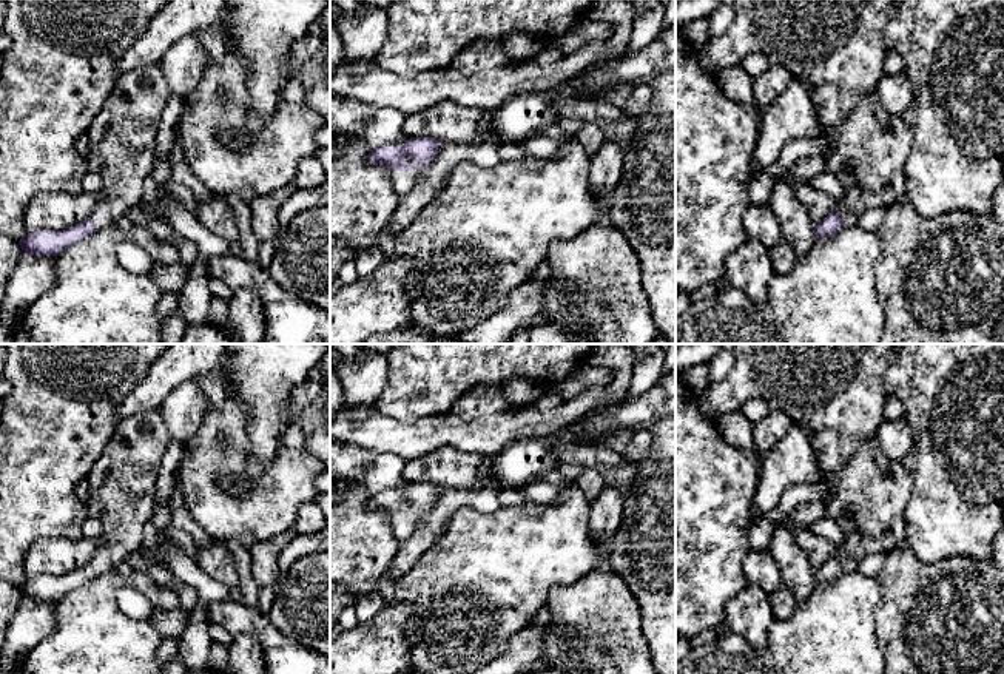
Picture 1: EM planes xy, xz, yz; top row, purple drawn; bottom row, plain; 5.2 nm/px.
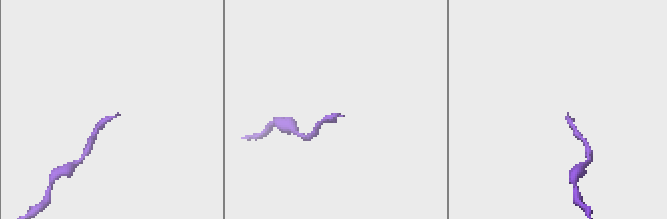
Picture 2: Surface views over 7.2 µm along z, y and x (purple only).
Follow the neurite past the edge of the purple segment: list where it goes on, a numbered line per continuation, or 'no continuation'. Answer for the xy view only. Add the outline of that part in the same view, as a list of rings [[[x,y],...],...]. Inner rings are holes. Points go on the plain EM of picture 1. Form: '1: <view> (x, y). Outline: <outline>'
1: xy (122, 481). Outline: [[[159,407],[134,413],[117,423],[111,441],[85,477],[89,484],[89,498],[85,503],[88,517],[99,520],[103,527],[103,546],[91,560],[97,577],[114,571],[142,544],[145,524],[156,509],[157,472],[171,440]]]

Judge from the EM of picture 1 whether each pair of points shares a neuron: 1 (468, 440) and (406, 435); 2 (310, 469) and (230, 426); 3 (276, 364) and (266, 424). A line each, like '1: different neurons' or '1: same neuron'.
1: same neuron
2: same neuron
3: same neuron

